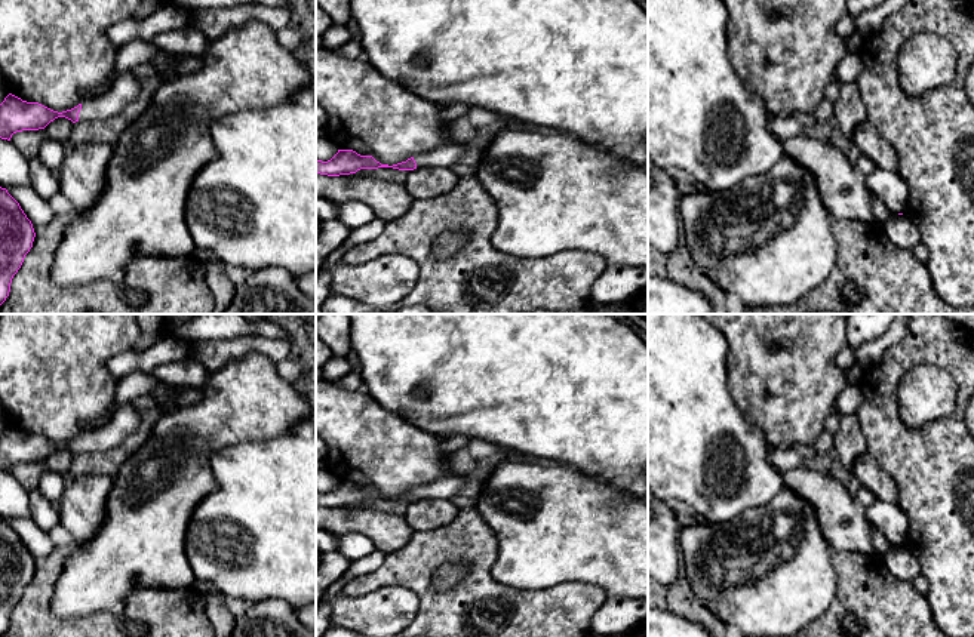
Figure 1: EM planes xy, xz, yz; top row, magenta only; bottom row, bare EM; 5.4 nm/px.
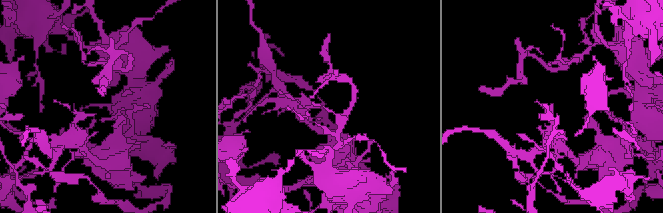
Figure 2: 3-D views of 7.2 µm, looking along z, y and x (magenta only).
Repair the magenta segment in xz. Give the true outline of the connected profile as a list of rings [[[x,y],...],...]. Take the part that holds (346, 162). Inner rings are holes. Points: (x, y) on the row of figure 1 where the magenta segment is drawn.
[[[446,142],[436,150],[417,154],[406,161],[393,166],[381,164],[372,156],[360,156],[353,150],[338,150],[338,153],[328,161],[316,160],[316,173],[339,176],[356,173],[360,169],[378,167],[393,167],[399,170],[414,170],[421,167],[451,167],[467,153],[467,150],[467,144]]]

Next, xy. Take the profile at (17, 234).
[[[0,187],[0,305],[10,292],[13,276],[33,247],[36,233],[19,203]]]

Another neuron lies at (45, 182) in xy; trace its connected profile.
[[[39,156],[30,160],[30,185],[44,200],[50,200],[59,191],[56,175],[46,169]]]

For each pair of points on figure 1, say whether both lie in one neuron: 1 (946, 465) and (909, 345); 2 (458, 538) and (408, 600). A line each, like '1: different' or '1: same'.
1: same
2: different

